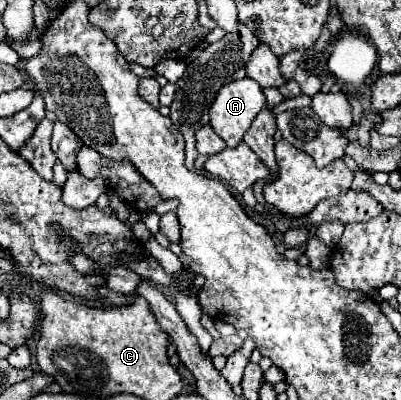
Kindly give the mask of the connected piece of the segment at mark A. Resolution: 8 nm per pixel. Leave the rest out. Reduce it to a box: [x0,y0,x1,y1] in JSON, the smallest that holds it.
[209,77,265,147]

